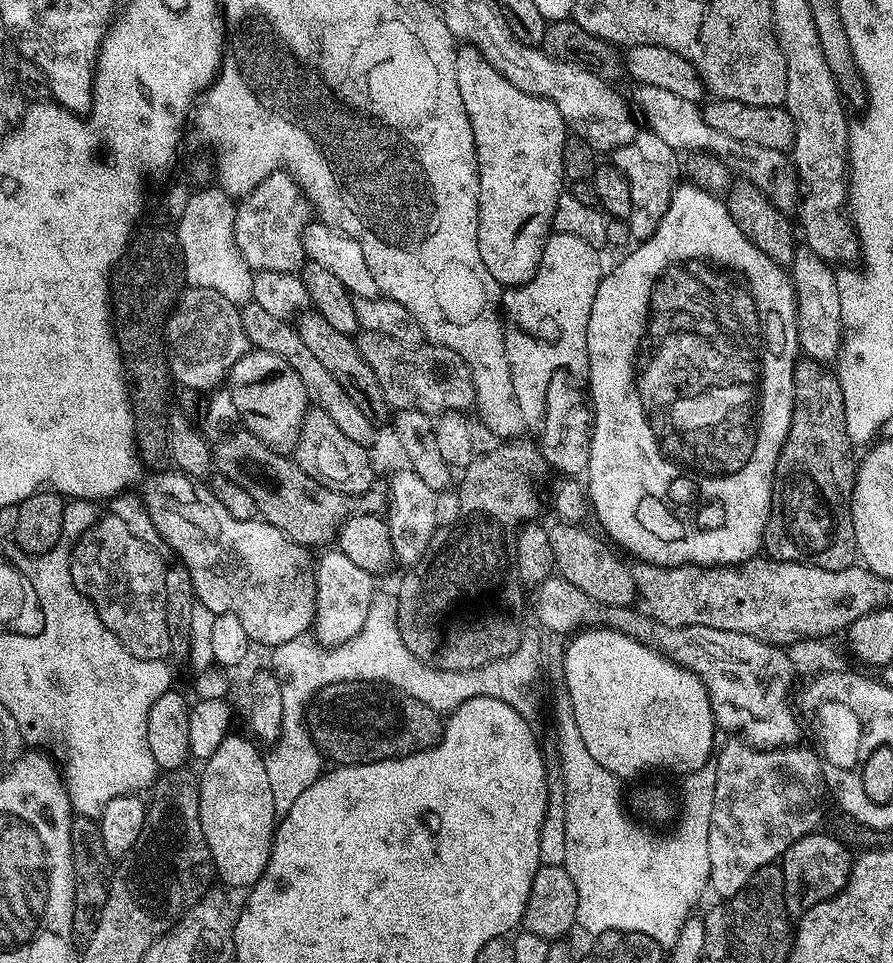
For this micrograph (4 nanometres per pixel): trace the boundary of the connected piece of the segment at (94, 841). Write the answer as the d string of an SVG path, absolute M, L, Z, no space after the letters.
M76 816L72 822L70 842L72 843L72 869L74 870L72 939L77 945L83 946L90 942L90 938L94 938L94 930L98 930L98 922L102 918L108 892L112 888L114 861L110 854L106 854L99 819L91 816Z

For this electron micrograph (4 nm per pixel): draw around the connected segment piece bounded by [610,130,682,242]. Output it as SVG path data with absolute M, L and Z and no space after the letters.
M640 130L630 142L615 149L611 153L610 160L630 182L632 209L628 215L626 227L629 234L633 236L633 241L642 242L650 238L650 234L658 230L658 222L666 218L666 210L670 206L672 195L676 193L678 181L682 176L681 157L677 149L666 146L666 142L658 138L658 134L654 134L651 130Z

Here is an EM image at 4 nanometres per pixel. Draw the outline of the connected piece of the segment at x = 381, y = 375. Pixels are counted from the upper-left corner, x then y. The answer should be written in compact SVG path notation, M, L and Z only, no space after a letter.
M361 331L355 337L358 350L362 358L374 370L374 378L378 378L378 386L382 386L384 400L396 410L413 408L427 414L439 414L441 412L459 412L468 410L476 403L476 387L472 381L470 370L466 362L454 350L450 350L441 344L421 342L419 344L403 344L386 334Z

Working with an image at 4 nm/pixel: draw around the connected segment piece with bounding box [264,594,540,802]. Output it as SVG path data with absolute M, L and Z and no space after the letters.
M381 595L378 607L369 615L368 622L363 631L356 636L342 642L325 646L316 638L301 638L282 642L271 649L272 664L276 676L279 677L282 692L282 726L280 736L267 750L264 756L267 777L270 778L271 789L277 798L283 798L291 802L302 790L314 786L314 782L325 771L326 760L320 748L312 740L312 734L306 723L306 709L311 705L312 699L326 686L338 682L350 682L351 680L370 680L373 682L400 682L396 680L420 680L418 695L423 704L430 706L430 710L441 714L450 714L462 702L470 702L470 698L498 698L506 702L506 706L514 706L522 718L530 722L535 721L535 716L540 712L540 692L536 687L540 684L540 640L534 633L525 631L521 635L516 649L508 656L497 660L491 660L486 666L474 670L442 670L432 664L426 664L419 660L410 650L406 650L406 642L402 642L402 634L398 634L398 622L396 621L396 596Z

